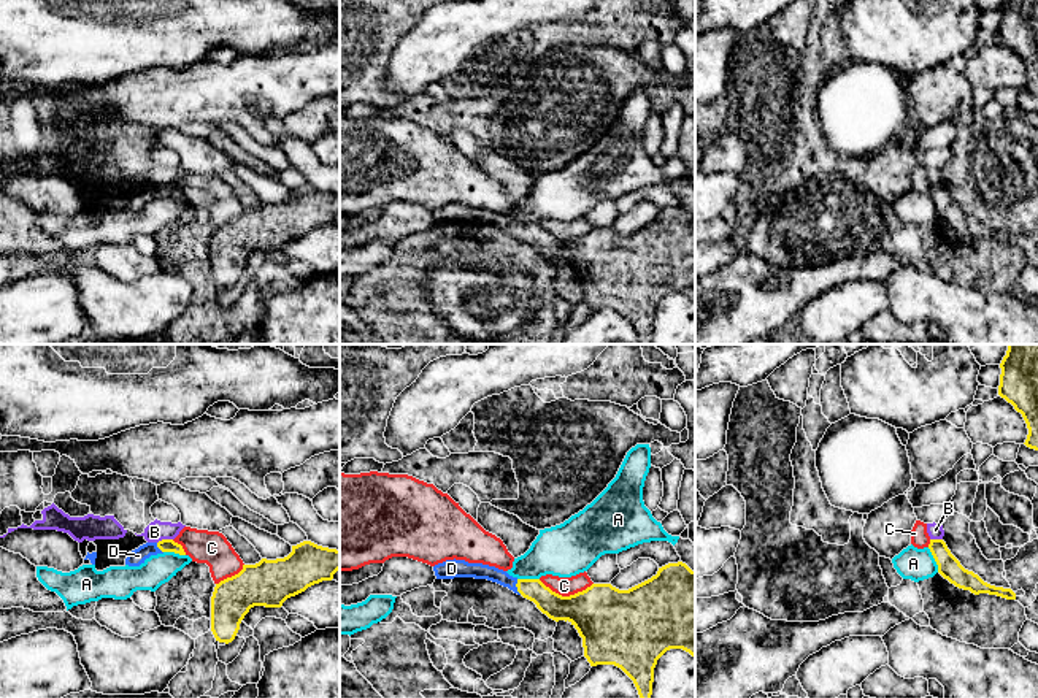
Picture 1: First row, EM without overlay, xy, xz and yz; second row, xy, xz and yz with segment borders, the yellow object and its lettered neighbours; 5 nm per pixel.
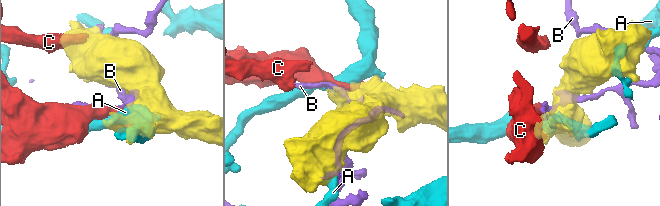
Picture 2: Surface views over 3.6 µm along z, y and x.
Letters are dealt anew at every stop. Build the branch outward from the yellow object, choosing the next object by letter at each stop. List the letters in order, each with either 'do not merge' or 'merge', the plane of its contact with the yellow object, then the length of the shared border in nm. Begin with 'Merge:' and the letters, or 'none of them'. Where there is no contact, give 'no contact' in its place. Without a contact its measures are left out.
Merge: D
A: do not merge; contact in yz; length 140 nm
B: do not merge; contact in xy; length 80 nm
C: do not merge; contact in xz; length 280 nm
D: merge; contact in xz; length 80 nm

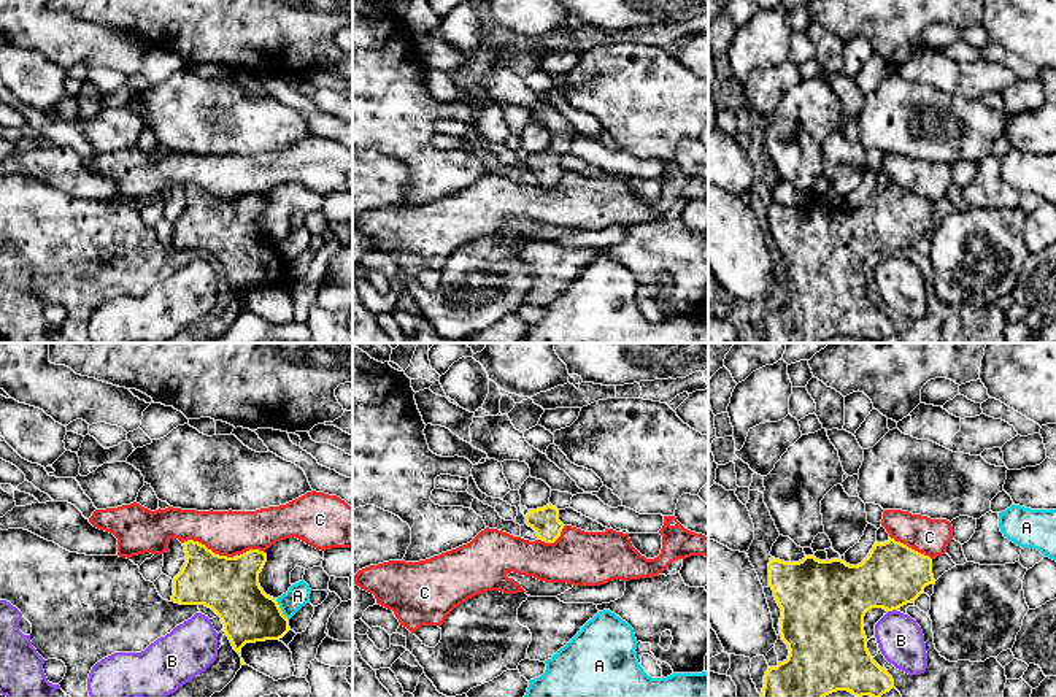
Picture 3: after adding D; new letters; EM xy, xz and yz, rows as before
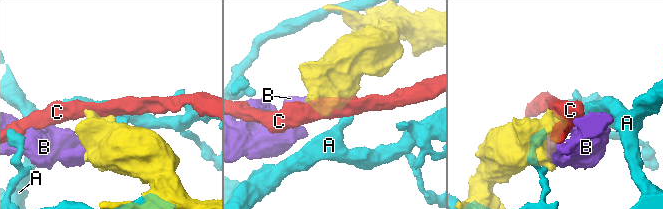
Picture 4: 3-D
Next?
Merge: none of them
A: do not merge; contact in xy; length 130 nm
B: do not merge; contact in yz; length 50 nm
C: do not merge; contact in xy; length 260 nm

